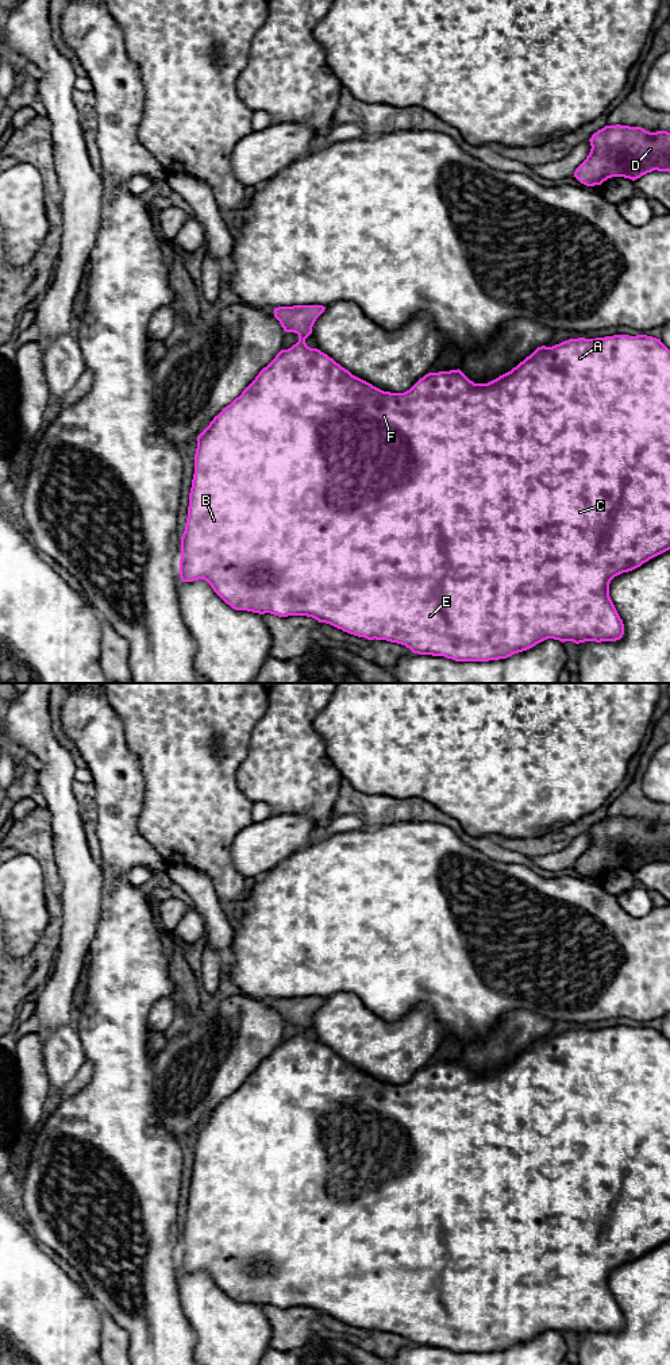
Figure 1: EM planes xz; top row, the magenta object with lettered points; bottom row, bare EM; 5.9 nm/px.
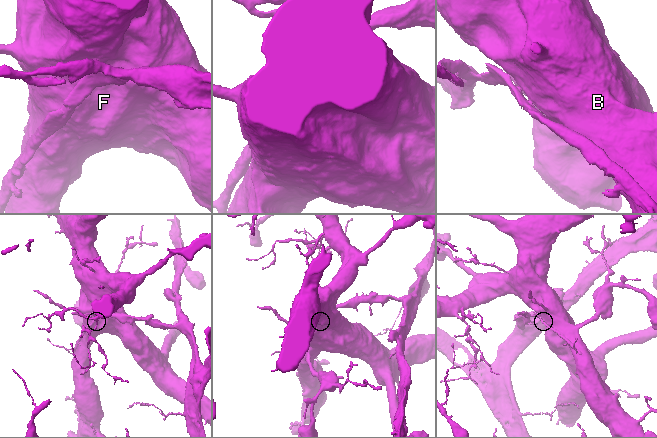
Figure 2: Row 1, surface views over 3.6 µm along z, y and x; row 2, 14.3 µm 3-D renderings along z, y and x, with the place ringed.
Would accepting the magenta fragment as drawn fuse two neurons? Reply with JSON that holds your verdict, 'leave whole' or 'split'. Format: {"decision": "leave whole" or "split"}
{"decision": "split"}

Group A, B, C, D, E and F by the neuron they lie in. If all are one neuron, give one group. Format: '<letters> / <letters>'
A B C E F / D

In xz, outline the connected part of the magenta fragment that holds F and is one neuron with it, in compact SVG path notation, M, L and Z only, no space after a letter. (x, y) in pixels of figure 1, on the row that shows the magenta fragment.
M613 335L596 339L569 339L552 347L538 347L530 356L511 371L488 383L474 383L459 369L428 373L404 393L384 392L371 383L353 375L327 354L307 346L299 339L288 350L281 350L276 358L263 367L255 379L227 405L209 425L197 436L195 454L195 474L189 493L188 517L181 537L180 578L182 582L207 581L213 591L232 609L253 613L270 613L278 617L307 616L319 622L330 624L350 635L367 640L386 640L409 648L413 653L444 656L455 662L489 662L507 659L527 651L536 644L554 639L575 644L585 641L616 641L624 635L624 624L611 597L611 581L640 567L650 559L670 550L670 350L661 339L647 335Z

